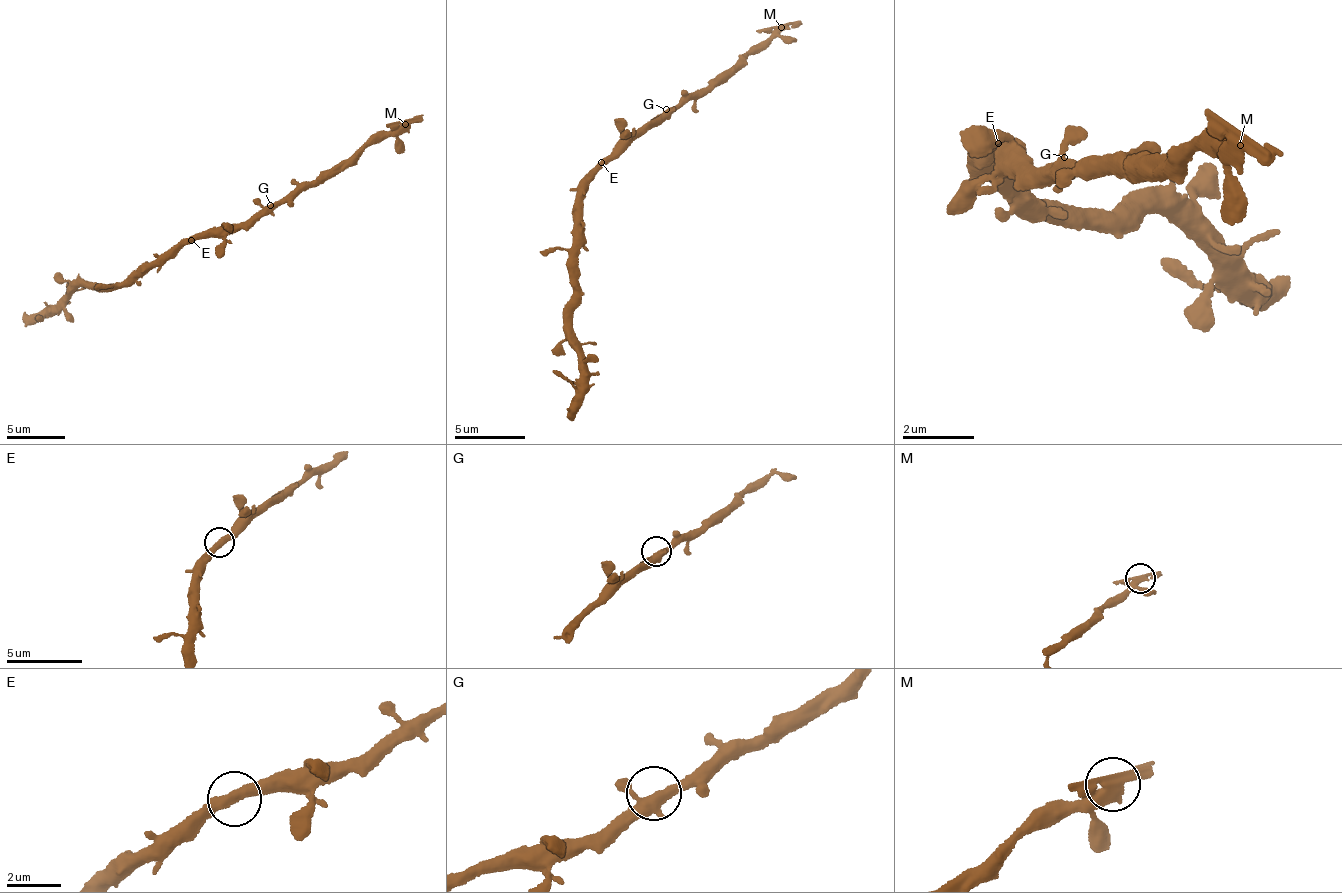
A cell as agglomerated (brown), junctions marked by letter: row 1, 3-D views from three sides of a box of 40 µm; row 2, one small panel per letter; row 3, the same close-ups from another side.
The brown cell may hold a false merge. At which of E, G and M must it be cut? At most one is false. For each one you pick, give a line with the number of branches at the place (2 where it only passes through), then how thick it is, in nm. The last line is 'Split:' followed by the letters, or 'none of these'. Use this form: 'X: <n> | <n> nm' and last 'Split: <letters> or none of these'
M: 3 | 320 nm
Split: M

